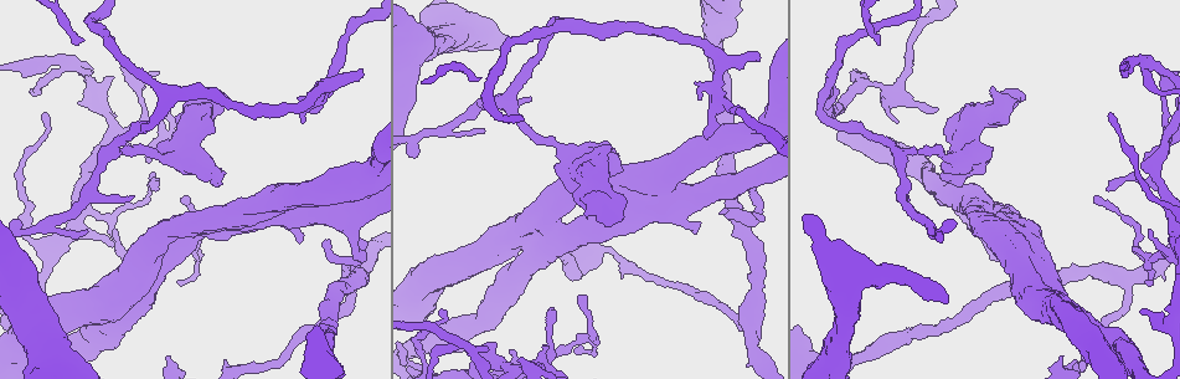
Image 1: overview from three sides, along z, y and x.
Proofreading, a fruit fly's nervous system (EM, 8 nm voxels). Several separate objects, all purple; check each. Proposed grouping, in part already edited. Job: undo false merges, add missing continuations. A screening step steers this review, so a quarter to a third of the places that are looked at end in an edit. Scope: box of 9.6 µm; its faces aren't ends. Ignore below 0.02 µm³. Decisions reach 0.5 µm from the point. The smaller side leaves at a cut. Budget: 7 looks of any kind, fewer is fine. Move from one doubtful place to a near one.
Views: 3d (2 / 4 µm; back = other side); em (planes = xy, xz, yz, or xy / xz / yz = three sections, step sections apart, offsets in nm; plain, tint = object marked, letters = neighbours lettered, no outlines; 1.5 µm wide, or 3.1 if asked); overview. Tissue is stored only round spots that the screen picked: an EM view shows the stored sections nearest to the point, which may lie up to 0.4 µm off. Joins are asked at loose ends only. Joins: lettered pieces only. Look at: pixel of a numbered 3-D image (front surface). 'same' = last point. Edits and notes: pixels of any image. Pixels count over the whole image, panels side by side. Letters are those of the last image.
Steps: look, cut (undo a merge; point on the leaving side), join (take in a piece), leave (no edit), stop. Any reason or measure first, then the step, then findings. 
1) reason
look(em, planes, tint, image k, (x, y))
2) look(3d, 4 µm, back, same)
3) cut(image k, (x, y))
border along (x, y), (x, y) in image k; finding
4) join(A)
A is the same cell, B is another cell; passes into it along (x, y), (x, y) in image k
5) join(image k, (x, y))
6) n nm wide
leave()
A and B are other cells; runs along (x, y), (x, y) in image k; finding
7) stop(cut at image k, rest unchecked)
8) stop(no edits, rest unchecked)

branch stops here
look(em, planes, letters, image 1, (854, 72))

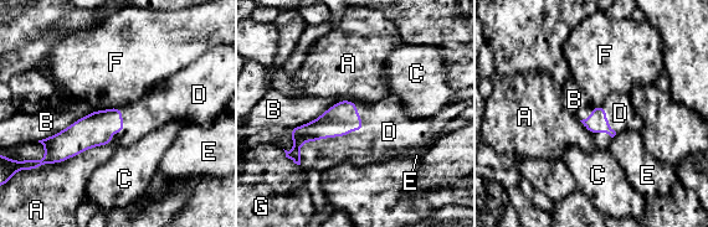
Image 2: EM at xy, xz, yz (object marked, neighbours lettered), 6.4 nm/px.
140 nm wide; D touches over 550 nm
join(D)
D is the same cell, A, B, C, E, F and G are other cells; the neuron continues

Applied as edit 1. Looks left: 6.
see it whole again
look(overview)

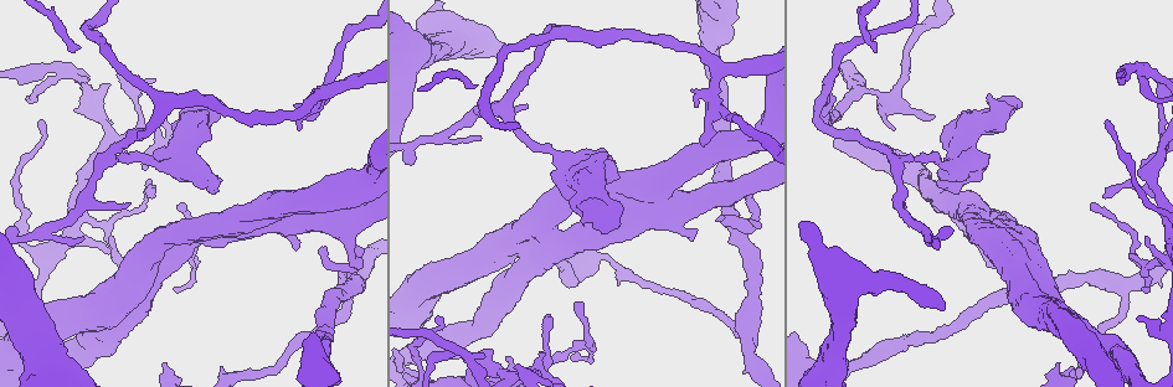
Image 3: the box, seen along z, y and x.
branch stops here
look(em, planes, letters, image 3, (131, 204))

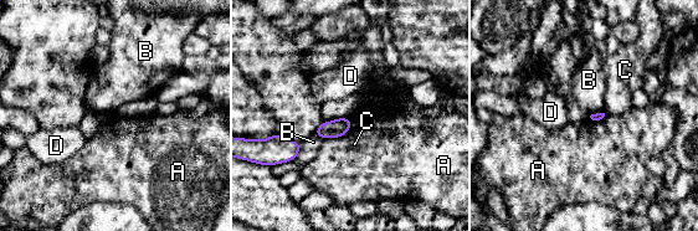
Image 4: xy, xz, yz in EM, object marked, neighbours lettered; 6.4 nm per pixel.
A touches over 220 nm
leave()
A, B, C and D are other cells; none of them fits

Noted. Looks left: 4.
free end
look(em, planes, letters, image 3, (164, 364))

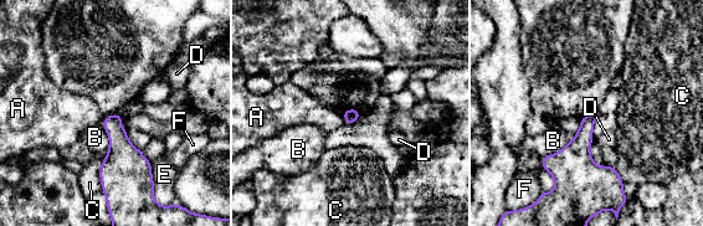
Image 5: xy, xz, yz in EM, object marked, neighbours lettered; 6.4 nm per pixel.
leave()
A, B, C, D, E and F are other cells; border along (340, 113), (345, 123) in image 5; none of them fits

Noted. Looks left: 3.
stop(join at image 2, rest unchecked)

